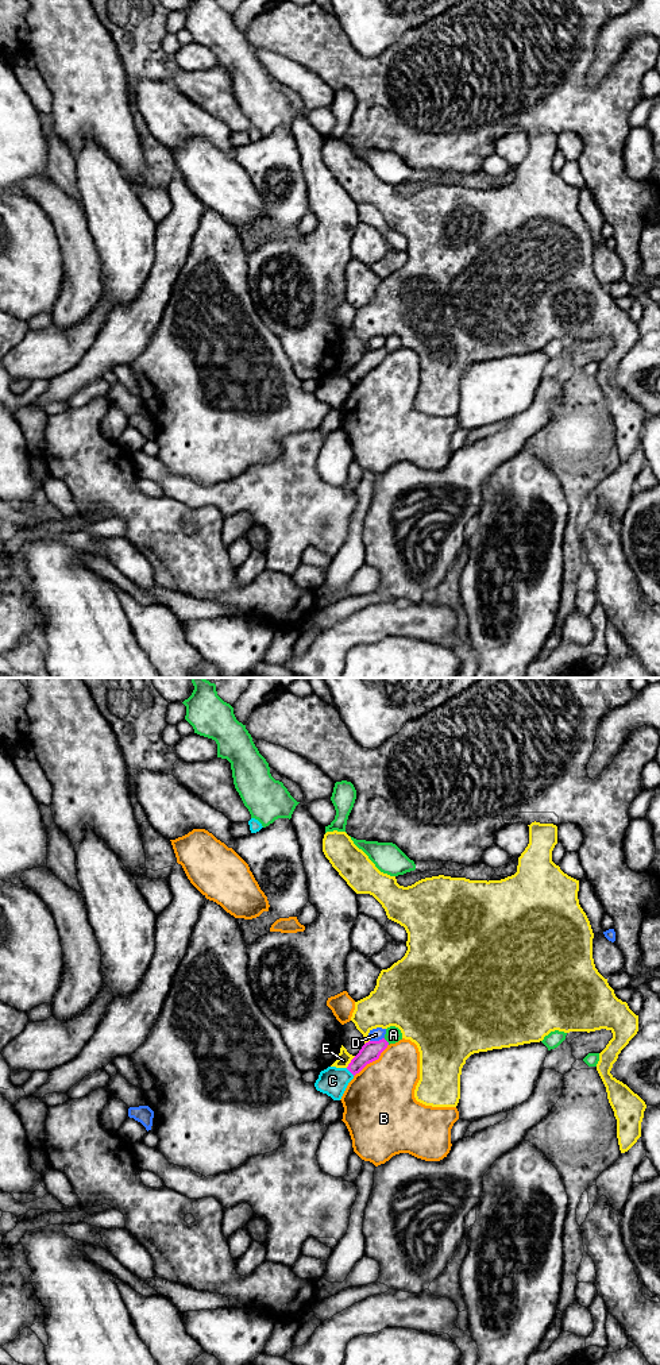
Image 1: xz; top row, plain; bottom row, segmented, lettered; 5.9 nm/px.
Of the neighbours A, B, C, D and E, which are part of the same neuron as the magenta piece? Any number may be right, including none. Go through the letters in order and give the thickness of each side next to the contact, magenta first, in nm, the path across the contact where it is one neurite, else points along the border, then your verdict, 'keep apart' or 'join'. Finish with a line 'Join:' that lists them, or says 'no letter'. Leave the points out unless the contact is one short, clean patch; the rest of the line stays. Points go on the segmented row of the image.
A: 120 nm thick on the magenta side, 100 nm on the other; keep apart
B: 120 nm thick on the magenta side, 420 nm on the other; keep apart
C: 120 nm thick on the magenta side, 160 nm on the other; border along xz (346, 1068), (354, 1075); keep apart
D: 120 nm thick on the magenta side, 80 nm on the other; border along xz (383, 1037), (370, 1041); keep apart
E: 120 nm thick on the magenta side, 80 nm on the other; keep apart
Join: no letter

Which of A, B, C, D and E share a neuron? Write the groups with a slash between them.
A / B / C / D / E

